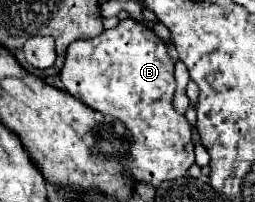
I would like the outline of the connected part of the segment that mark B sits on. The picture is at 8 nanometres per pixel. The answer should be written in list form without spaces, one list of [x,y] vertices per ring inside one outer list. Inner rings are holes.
[[[126,18],[116,28],[104,30],[100,36],[92,40],[72,42],[66,52],[60,80],[64,82],[66,90],[78,100],[82,100],[86,106],[122,120],[132,130],[134,144],[128,164],[134,180],[158,186],[164,180],[174,180],[184,176],[188,168],[194,164],[194,144],[192,144],[190,124],[182,114],[178,114],[172,108],[172,98],[176,90],[174,64],[166,52],[166,46],[162,44],[160,38],[156,38],[156,34],[150,28],[142,26],[132,18]]]

